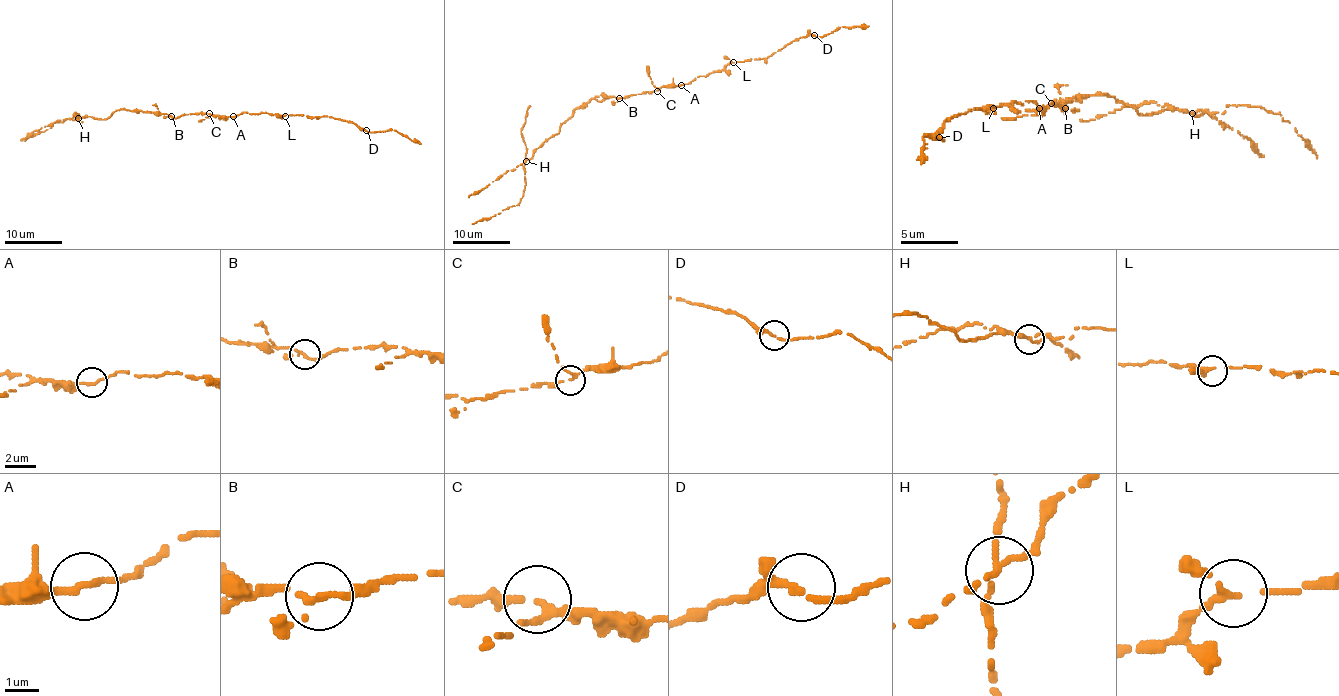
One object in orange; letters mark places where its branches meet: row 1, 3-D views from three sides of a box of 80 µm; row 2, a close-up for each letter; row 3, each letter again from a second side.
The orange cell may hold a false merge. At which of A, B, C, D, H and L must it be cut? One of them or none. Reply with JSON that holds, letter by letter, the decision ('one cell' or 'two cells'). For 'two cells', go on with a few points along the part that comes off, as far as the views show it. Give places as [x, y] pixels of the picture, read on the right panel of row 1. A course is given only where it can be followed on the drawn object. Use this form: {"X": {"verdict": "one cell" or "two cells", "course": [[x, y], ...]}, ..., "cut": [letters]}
{"A": {"verdict": "one cell"}, "B": {"verdict": "one cell"}, "C": {"verdict": "one cell"}, "D": {"verdict": "one cell"}, "H": {"verdict": "two cells", "course": [[1191, 114], [1240, 106], [1260, 106], [1274, 114], [1280, 111], [1283, 120], [1289, 120], [1317, 157]]}, "L": {"verdict": "one cell"}, "cut": ["H"]}

